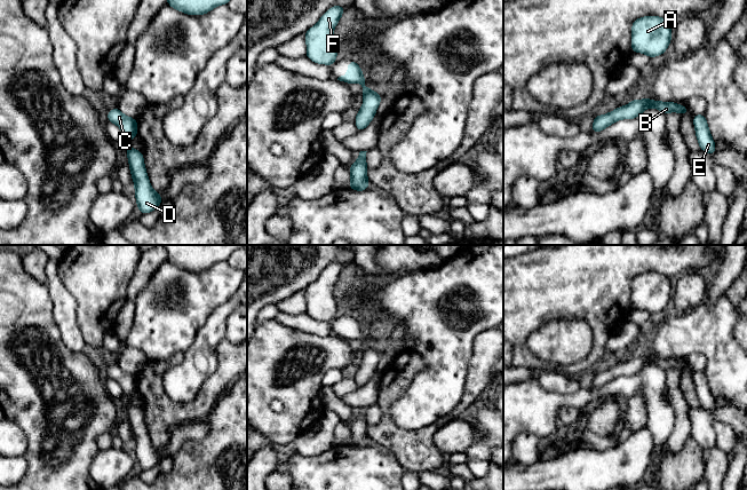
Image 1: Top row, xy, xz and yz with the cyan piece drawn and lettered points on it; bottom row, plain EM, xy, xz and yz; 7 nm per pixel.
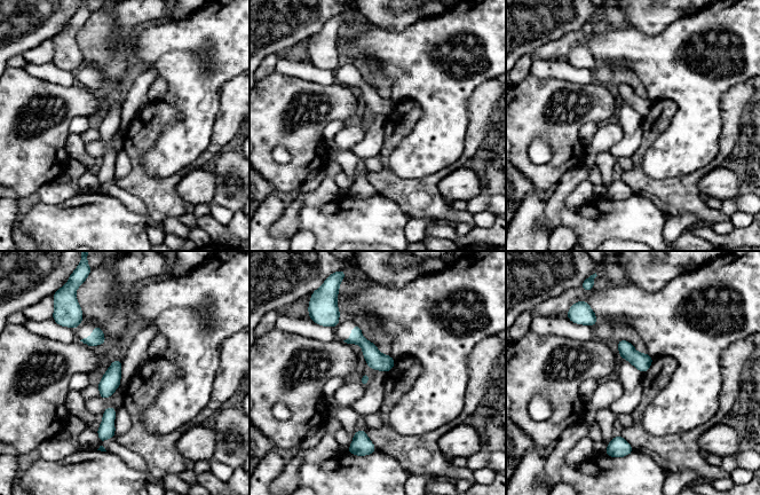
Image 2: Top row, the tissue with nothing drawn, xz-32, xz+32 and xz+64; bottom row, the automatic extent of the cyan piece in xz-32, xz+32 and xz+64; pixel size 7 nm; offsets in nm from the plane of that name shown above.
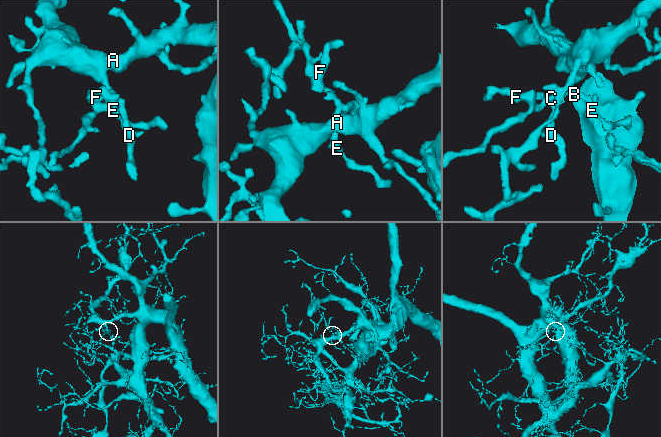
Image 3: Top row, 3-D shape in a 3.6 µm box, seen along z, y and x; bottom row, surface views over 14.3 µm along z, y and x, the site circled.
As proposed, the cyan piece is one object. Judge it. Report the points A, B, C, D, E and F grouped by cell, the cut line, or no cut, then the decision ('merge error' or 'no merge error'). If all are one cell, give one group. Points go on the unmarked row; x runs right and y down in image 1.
groups A B C D E F; cut none; no merge error

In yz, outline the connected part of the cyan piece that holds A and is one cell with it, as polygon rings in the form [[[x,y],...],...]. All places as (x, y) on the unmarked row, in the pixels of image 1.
[[[645,272],[631,282],[633,309],[646,310],[650,315],[662,311],[671,297],[670,278],[659,272]]]

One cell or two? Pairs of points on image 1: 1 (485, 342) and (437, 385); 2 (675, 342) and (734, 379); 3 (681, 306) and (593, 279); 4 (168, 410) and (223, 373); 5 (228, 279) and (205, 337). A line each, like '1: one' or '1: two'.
1: two
2: one
3: two
4: one
5: two

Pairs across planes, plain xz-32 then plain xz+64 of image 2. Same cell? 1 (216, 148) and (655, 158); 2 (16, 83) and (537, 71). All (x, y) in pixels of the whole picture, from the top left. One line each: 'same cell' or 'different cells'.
1: different cells
2: different cells

